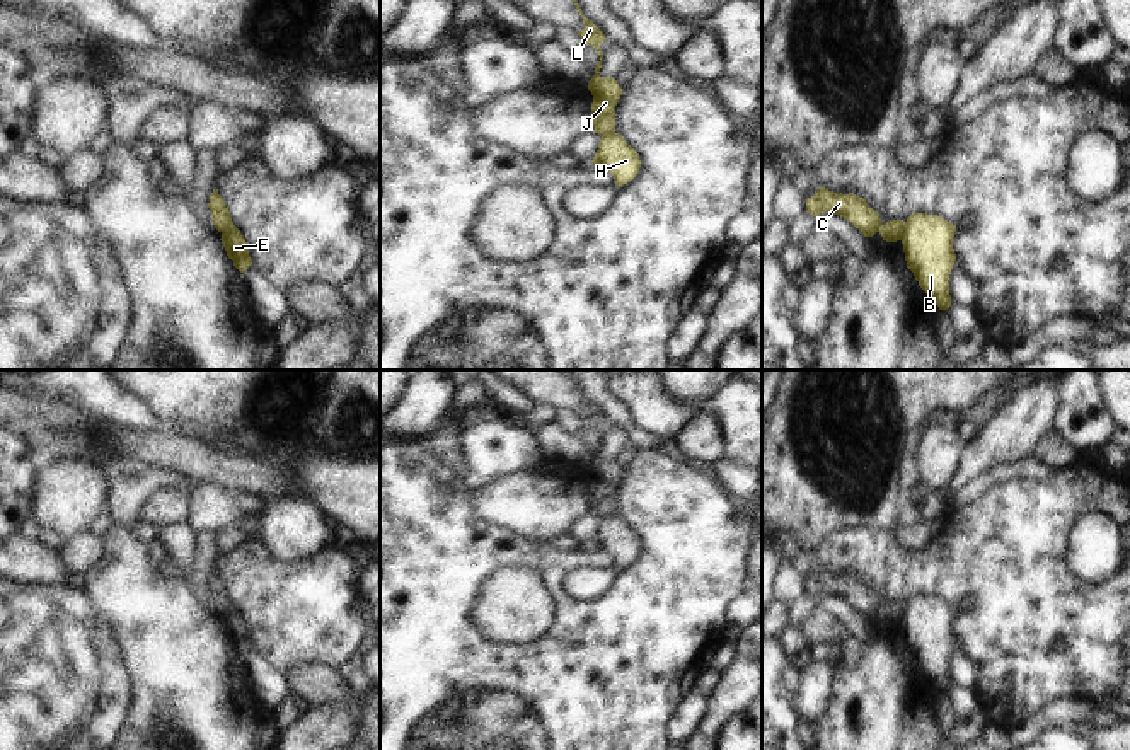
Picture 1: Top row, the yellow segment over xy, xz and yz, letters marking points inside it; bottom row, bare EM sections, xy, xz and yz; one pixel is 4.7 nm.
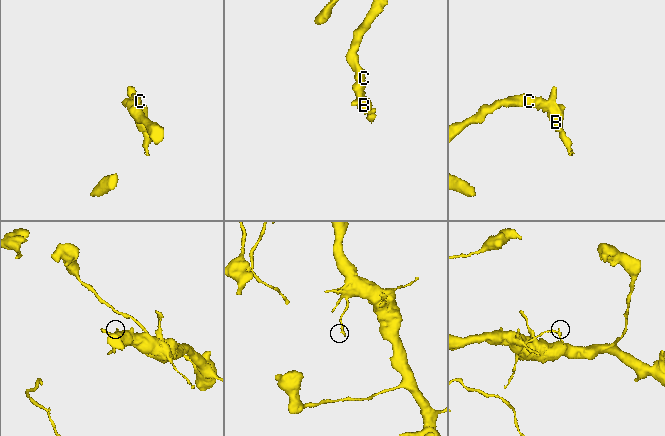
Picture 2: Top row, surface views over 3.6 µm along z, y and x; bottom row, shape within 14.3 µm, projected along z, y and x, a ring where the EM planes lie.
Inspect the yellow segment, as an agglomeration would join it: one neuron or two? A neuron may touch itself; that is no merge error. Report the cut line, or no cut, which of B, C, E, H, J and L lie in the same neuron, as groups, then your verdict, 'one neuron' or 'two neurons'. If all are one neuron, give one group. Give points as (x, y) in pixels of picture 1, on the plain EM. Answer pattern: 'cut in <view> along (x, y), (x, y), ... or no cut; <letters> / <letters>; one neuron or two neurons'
cut in xy along (212, 592), (222, 592), (229, 599); B E H / C J L; two neurons

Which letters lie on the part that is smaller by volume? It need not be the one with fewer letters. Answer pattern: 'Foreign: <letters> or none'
Foreign: B, E, H

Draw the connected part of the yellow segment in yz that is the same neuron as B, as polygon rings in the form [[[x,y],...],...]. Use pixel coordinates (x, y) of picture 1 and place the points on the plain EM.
[[[912,595],[902,617],[907,649],[939,692],[951,689],[949,656],[956,644],[953,619],[956,607],[927,595]]]

